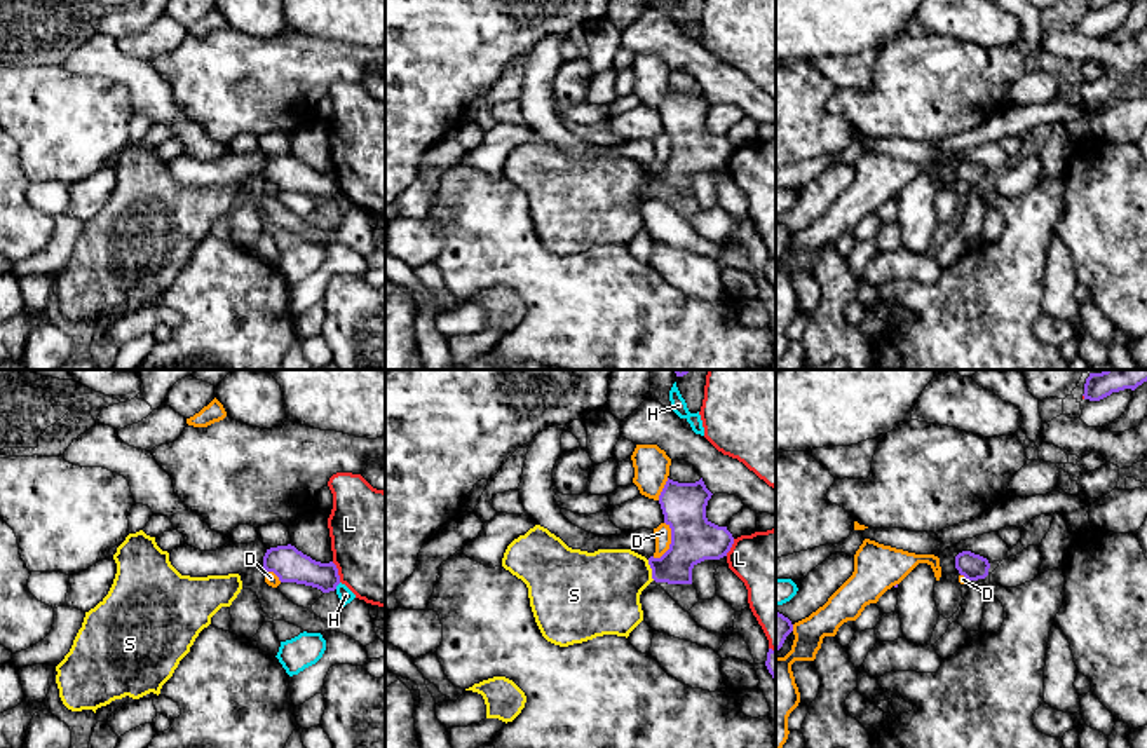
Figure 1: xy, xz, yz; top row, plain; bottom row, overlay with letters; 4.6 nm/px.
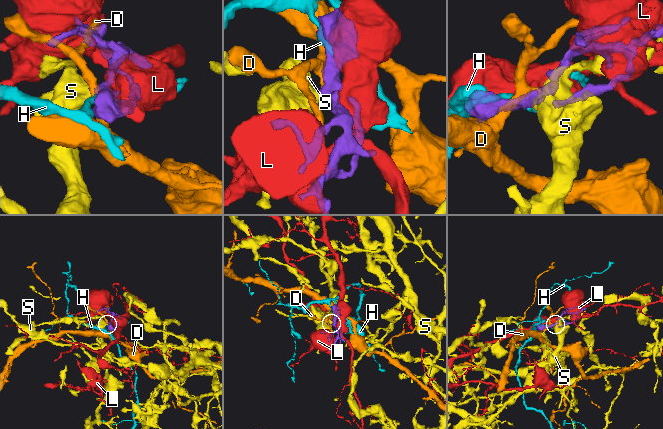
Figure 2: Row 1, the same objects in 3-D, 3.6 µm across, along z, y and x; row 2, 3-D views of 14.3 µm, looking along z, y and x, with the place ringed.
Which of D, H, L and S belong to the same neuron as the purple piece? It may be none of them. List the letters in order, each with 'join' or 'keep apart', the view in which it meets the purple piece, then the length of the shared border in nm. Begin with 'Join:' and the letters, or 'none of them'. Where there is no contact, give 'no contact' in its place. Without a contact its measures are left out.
Join: S
D: keep apart; contact in xz; length 180 nm
H: keep apart; contact in xy; length 40 nm
L: keep apart; contact in xy; length 100 nm
S: join; contact in xz; length 100 nm

